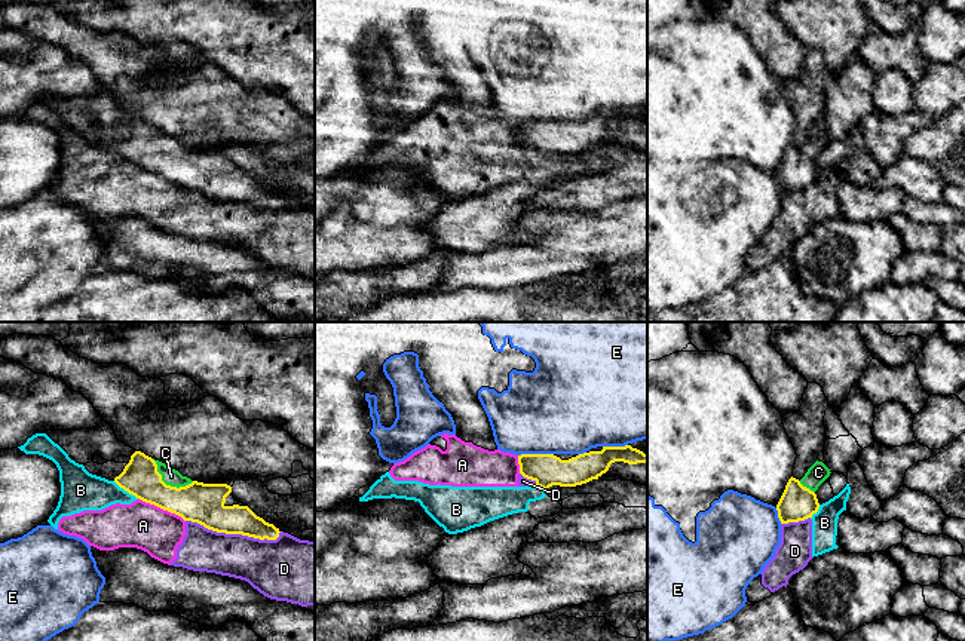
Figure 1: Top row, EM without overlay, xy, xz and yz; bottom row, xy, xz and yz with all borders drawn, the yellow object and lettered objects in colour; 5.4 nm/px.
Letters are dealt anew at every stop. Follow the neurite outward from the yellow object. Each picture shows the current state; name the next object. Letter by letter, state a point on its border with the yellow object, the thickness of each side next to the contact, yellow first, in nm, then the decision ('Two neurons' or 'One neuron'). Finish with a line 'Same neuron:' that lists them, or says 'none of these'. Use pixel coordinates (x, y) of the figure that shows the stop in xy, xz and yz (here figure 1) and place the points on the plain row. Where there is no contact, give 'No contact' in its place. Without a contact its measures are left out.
A: Touches yellow at xy (162, 175). Thickness 220 nm (yellow) against 260 nm. Two neurons
B: Touches yellow at xy (125, 158). Thickness 200 nm (yellow) against 220 nm. Two neurons
C: Touches yellow at xy (168, 153). Thickness 220 nm (yellow) against 90 nm. One neuron
D: Touches yellow at xy (235, 201). Thickness 220 nm (yellow) against 280 nm. Two neurons
E: Touches yellow at xz (535, 122). Thickness 180 nm (yellow) against 460 nm. Two neurons
Same neuron: C

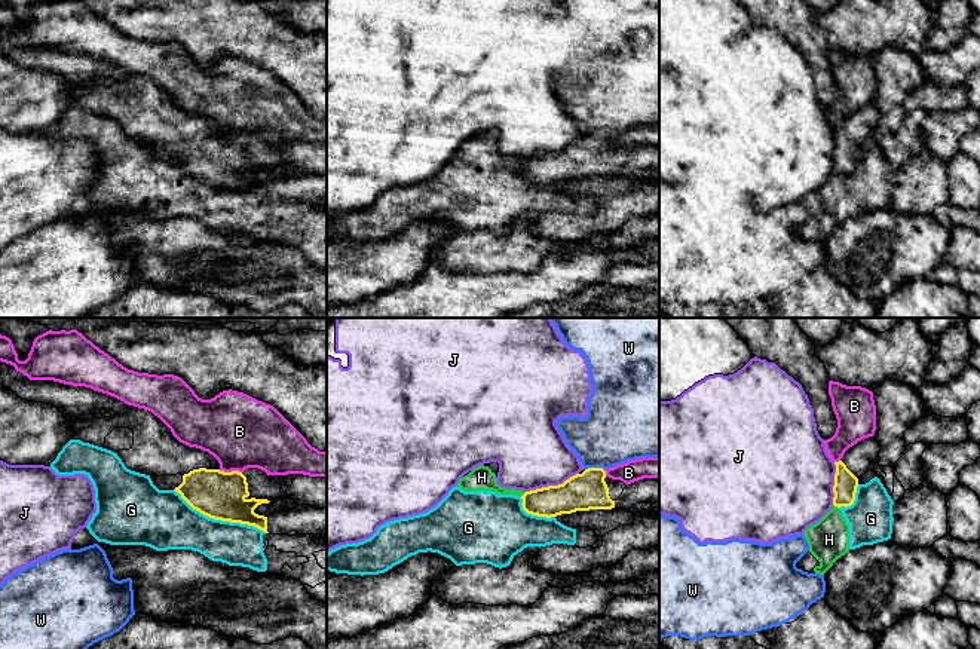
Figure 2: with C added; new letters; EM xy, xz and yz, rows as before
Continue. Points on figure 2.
B: Touches yellow at xy (232, 138). Thickness 260 nm (yellow) against 400 nm. Two neurons
G: Touches yellow at xy (220, 186). Thickness 260 nm (yellow) against 260 nm. Two neurons
H: Touches yellow at yz (836, 173). Thickness 130 nm (yellow) against 220 nm. Two neurons
J: Touches yellow at xz (551, 153). Thickness 200 nm (yellow) against 380 nm. Two neurons
W: Touches yellow at xz (594, 135). Thickness 200 nm (yellow) against 360 nm. Two neurons
Same neuron: none of these

